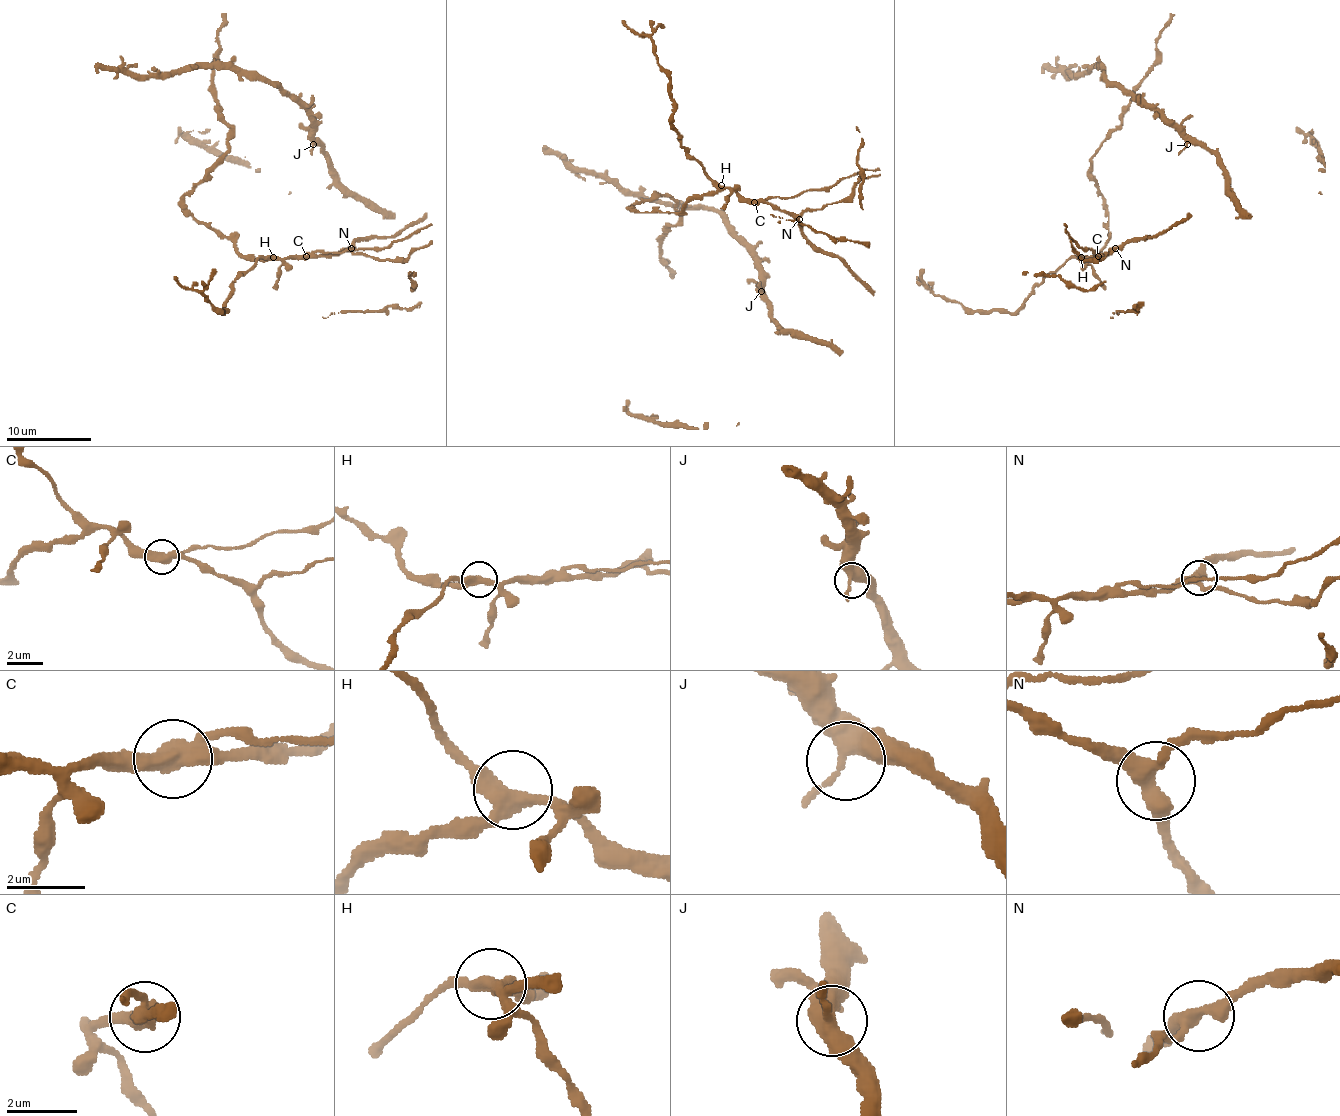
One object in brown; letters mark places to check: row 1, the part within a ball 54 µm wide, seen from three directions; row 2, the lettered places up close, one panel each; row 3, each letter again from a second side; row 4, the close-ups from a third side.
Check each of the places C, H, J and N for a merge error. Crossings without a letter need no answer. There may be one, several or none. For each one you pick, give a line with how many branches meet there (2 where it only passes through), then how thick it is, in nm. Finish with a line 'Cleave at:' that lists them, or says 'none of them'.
C: branches 3; calibre 400 nm
Cleave at: C

